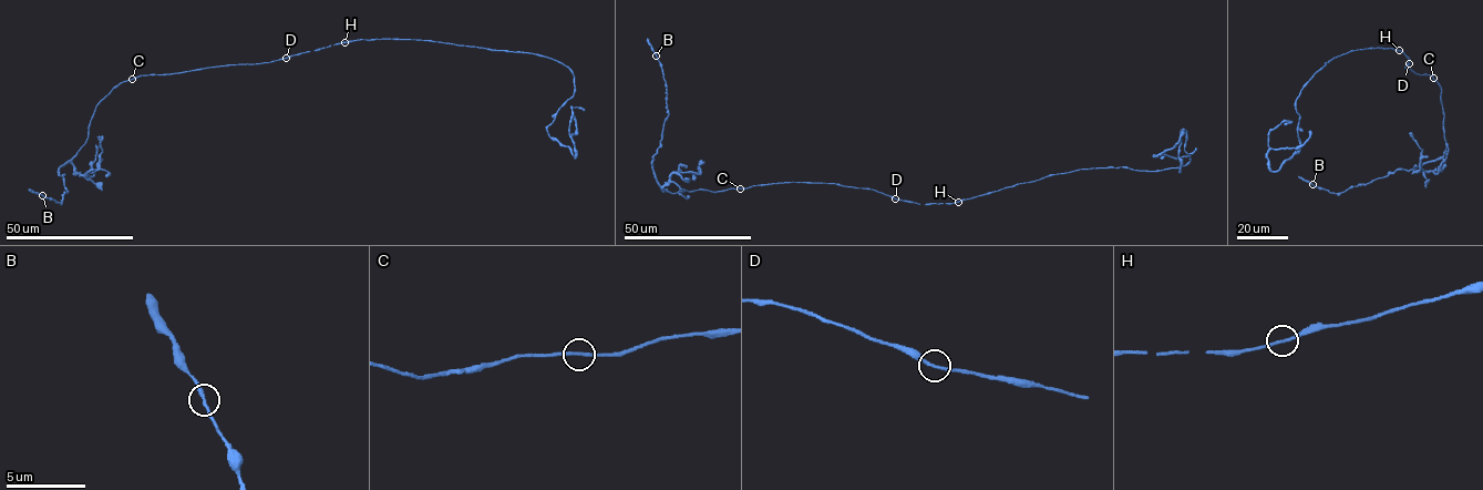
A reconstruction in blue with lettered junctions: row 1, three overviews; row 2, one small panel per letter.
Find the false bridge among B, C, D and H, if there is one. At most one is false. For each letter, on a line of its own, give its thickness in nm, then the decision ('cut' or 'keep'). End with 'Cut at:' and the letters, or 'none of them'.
B: 220 nm | keep
C: 200 nm | keep
D: 200 nm | keep
H: 200 nm | keep
Cut at: none of them

